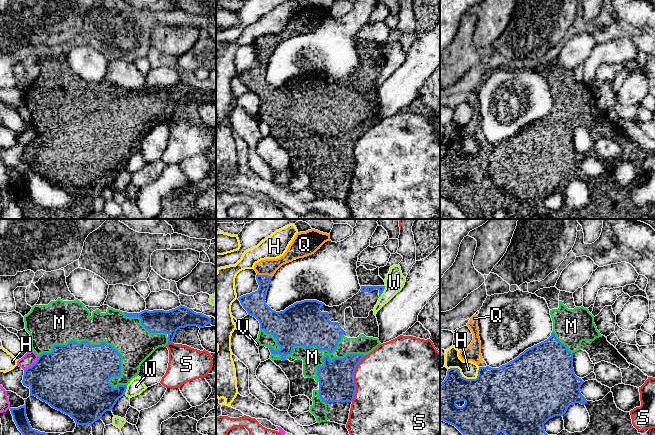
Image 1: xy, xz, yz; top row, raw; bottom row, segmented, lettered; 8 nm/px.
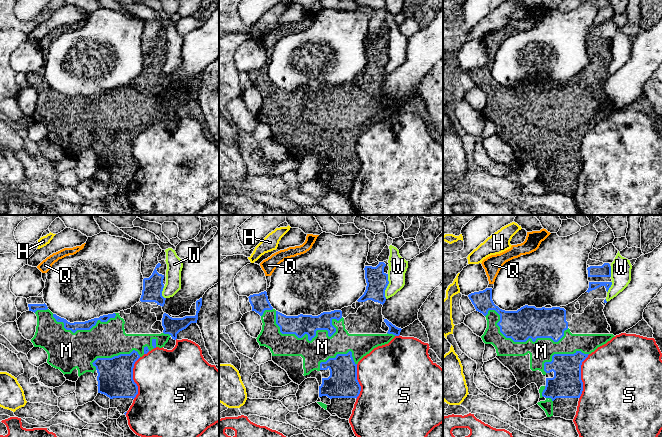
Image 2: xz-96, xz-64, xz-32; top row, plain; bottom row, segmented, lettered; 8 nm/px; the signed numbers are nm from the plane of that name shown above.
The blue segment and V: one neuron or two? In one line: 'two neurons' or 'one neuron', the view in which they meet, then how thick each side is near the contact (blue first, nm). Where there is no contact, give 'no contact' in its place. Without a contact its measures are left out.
two neurons | xy | 440/100 nm

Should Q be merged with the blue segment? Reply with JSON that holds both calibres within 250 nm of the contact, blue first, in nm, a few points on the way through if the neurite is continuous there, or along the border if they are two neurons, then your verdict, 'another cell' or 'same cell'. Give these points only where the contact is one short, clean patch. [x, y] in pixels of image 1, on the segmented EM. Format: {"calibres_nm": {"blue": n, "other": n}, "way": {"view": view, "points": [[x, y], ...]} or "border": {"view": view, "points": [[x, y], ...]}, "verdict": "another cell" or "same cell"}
{"calibres_nm": {"blue": 180, "other": 130}, "verdict": "same cell"}

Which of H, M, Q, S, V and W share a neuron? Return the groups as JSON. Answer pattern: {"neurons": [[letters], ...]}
{"neurons": [["H"], ["M", "Q"], ["S"], ["V", "W"]]}

